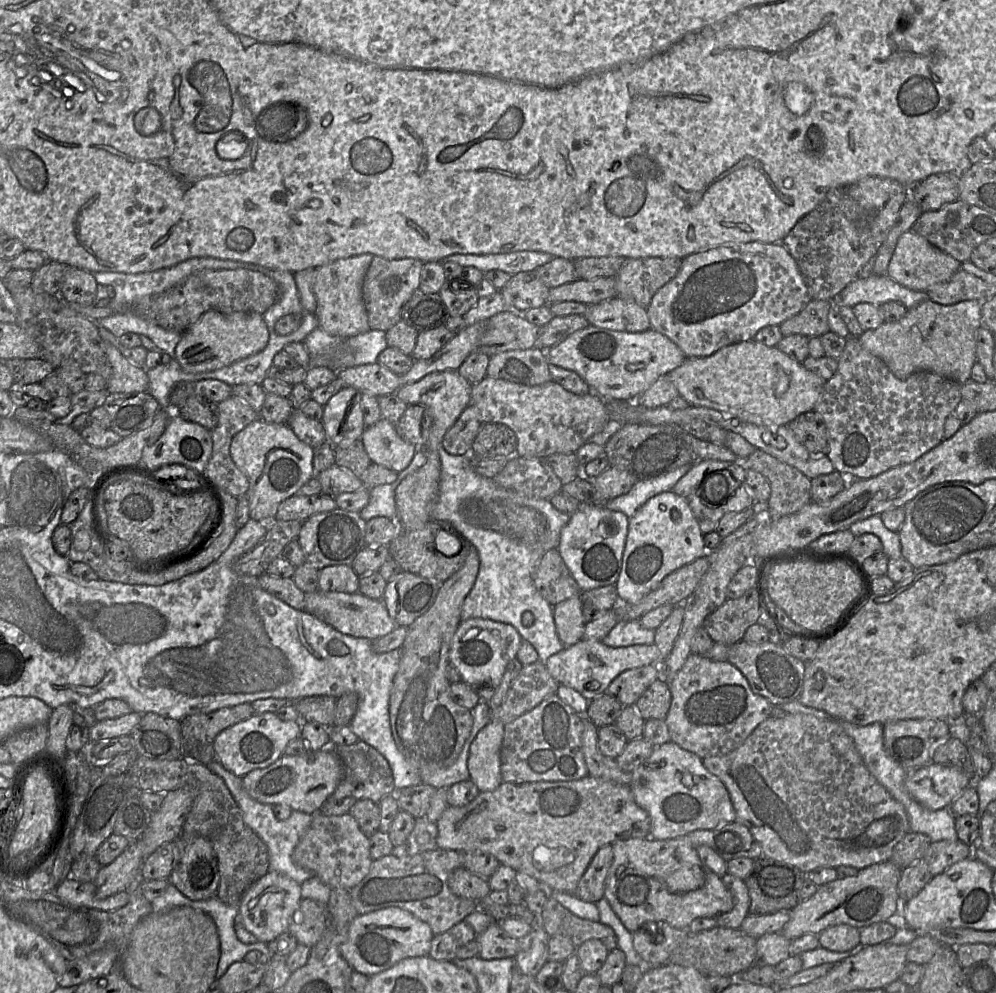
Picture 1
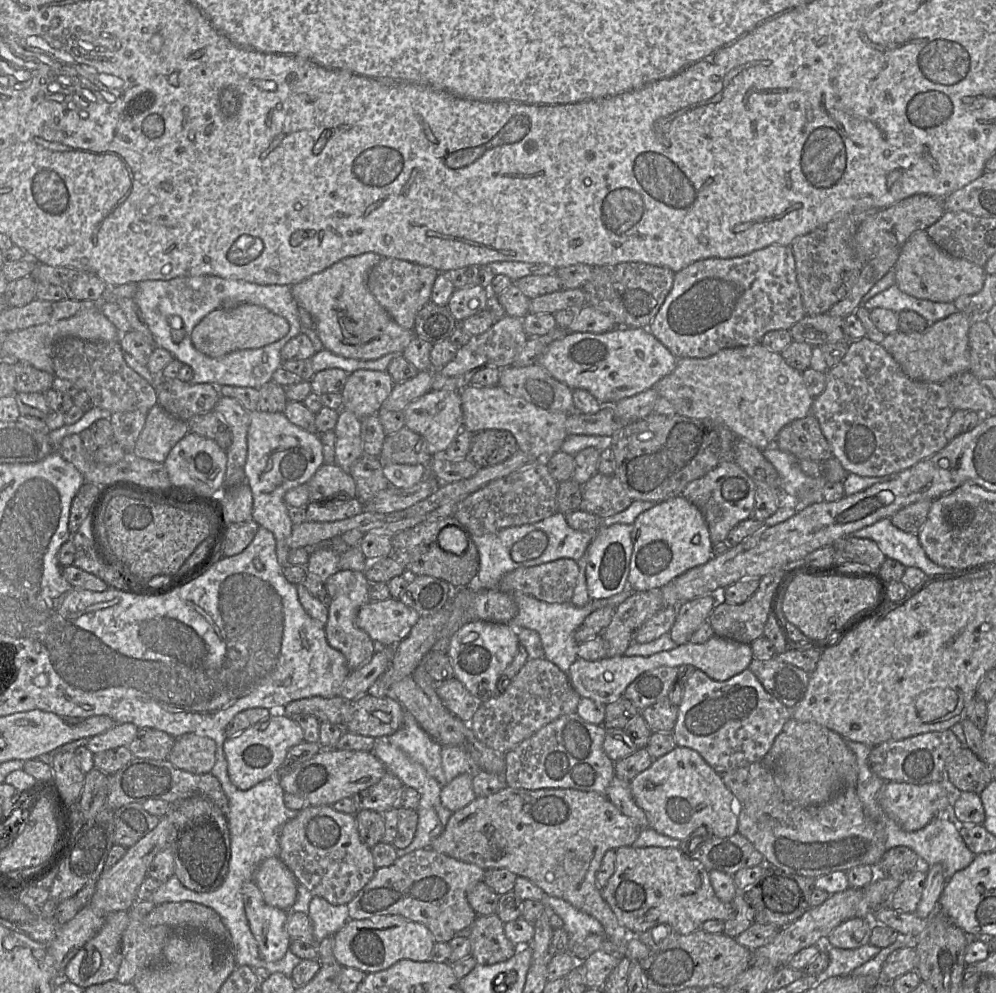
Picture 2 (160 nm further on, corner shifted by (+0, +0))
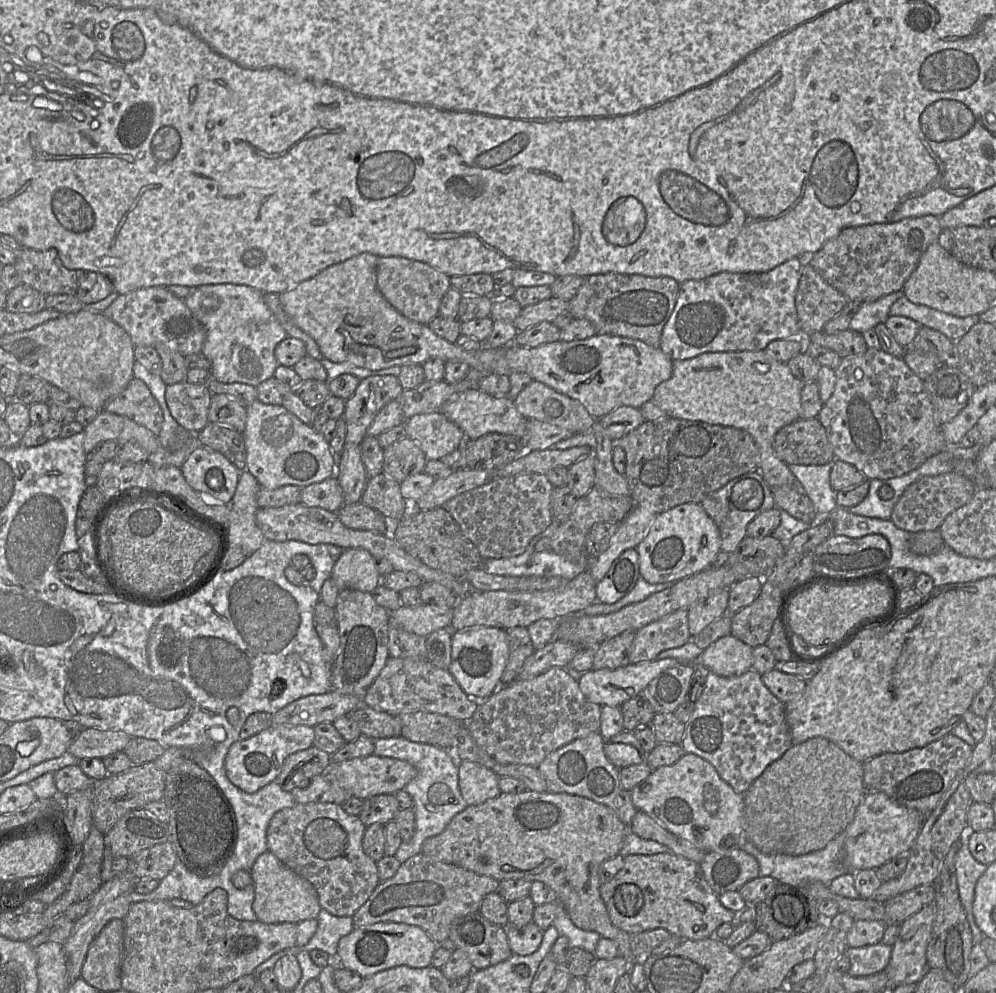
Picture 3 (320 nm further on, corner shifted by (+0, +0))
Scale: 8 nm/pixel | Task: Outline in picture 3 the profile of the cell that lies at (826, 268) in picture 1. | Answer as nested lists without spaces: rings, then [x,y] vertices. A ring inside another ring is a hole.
[[[804,259],[798,289],[796,292],[796,312],[801,327],[801,336],[822,331],[825,325],[834,318],[848,303],[848,298],[830,285],[818,271]]]

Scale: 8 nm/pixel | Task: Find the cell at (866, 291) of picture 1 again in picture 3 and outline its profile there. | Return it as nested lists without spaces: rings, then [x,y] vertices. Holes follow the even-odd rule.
[[[905,296],[893,303],[890,315],[908,317],[921,326],[940,331],[953,342],[957,342],[979,322],[978,316],[957,317],[926,305],[915,304]]]

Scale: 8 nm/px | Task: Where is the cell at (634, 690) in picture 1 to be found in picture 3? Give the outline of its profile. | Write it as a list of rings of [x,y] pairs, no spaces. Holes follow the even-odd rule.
[[[678,664],[655,677],[641,692],[656,713],[674,712],[687,699],[694,664]]]

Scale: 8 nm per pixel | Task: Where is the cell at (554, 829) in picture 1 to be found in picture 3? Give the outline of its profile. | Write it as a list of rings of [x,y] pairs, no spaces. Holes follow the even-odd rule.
[[[537,792],[501,793],[481,804],[456,814],[445,830],[424,841],[421,853],[437,861],[462,867],[498,881],[526,879],[540,881],[555,891],[557,902],[579,928],[595,931],[616,942],[619,955],[629,965],[637,962],[630,946],[630,934],[614,926],[600,894],[600,869],[603,863],[618,855],[626,834],[630,832],[608,806],[586,797],[568,793]]]

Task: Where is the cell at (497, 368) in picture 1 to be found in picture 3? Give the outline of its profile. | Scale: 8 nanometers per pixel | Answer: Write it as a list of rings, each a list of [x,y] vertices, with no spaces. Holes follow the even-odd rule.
[[[536,380],[519,393],[514,402],[527,419],[554,424],[573,435],[591,430],[595,422],[595,418],[578,400]]]

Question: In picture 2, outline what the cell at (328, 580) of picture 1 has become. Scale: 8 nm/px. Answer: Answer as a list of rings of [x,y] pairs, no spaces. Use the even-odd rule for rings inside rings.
[[[339,570],[324,583],[330,598],[328,620],[325,624],[325,635],[329,645],[340,651],[346,658],[351,671],[367,663],[378,645],[356,624],[359,609],[370,602],[369,581],[363,572],[355,570]]]

